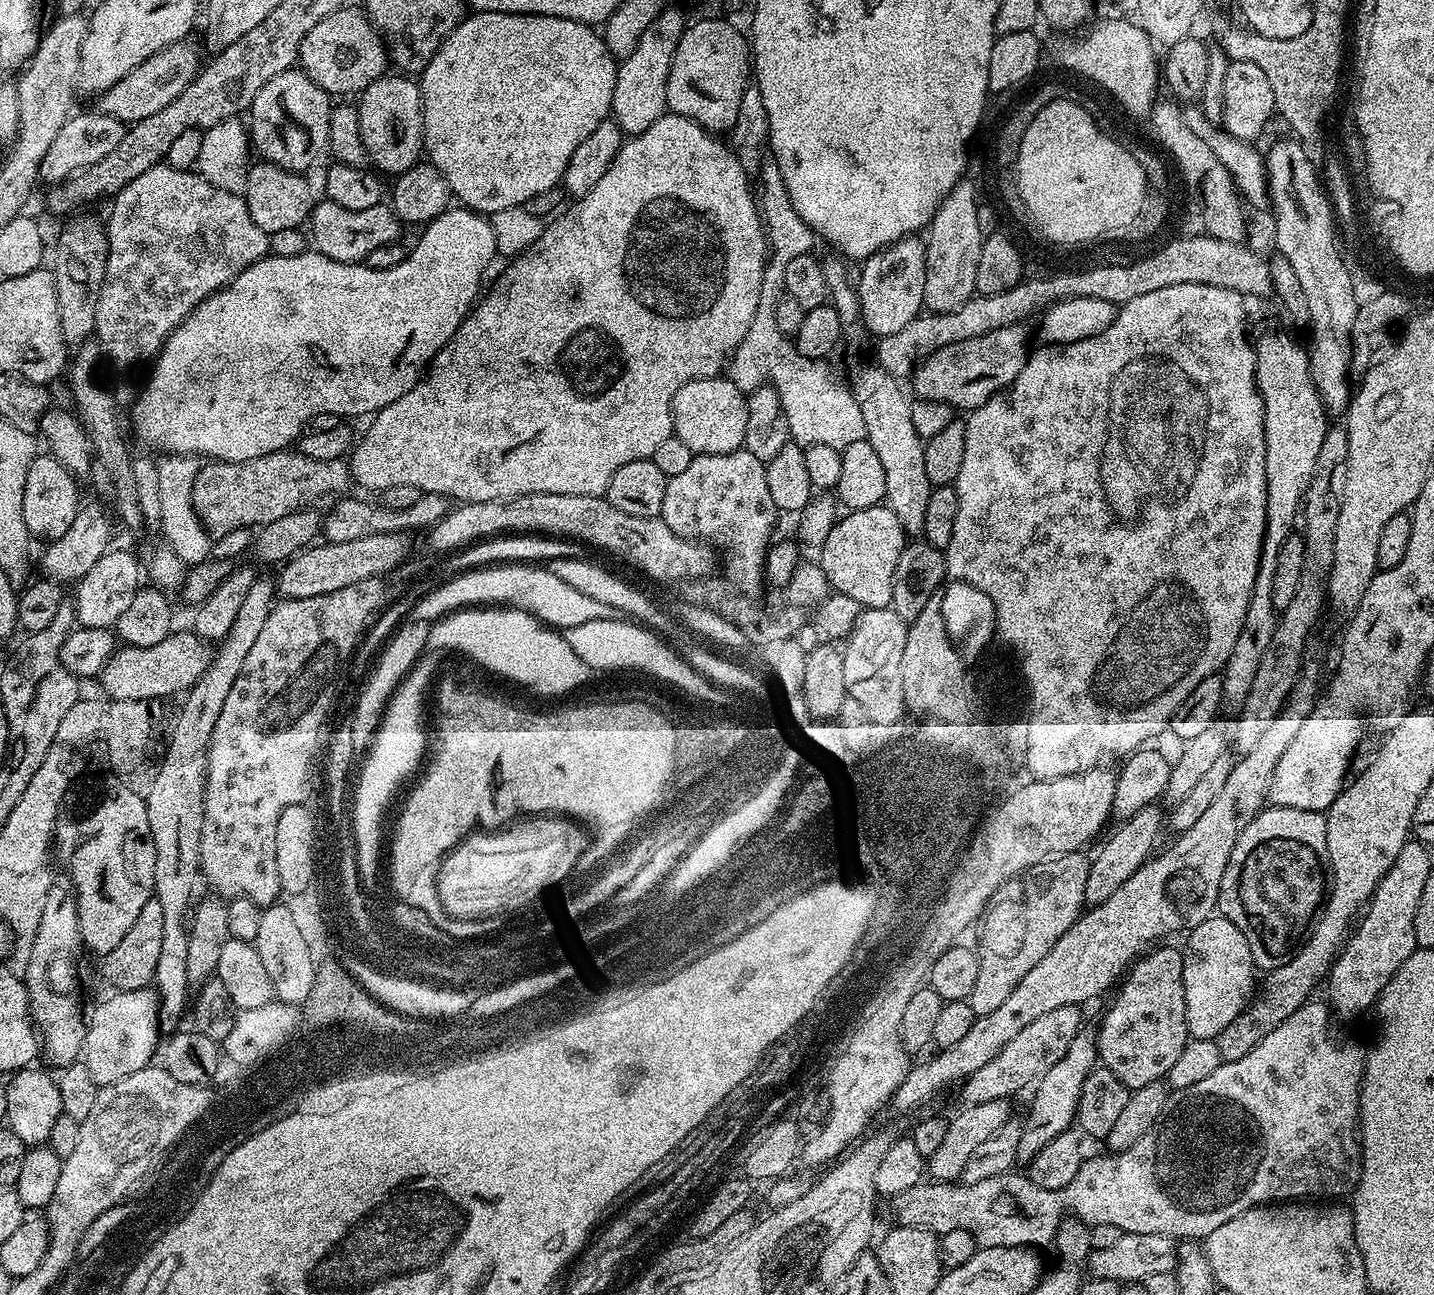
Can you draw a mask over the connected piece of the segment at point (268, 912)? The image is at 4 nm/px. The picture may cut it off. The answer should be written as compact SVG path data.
M287 903L269 904L260 913L258 934L254 945L261 963L270 978L272 995L284 1004L302 1005L309 998L308 988L312 986L313 965L317 957L308 946L309 937L303 927L294 918L291 907Z

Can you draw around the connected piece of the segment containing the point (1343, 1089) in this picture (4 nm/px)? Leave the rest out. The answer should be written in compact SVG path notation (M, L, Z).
M1309 999L1278 1030L1273 1030L1246 1054L1237 1060L1225 1060L1210 1074L1207 1078L1202 1078L1202 1082L1197 1082L1194 1086L1173 1091L1169 1095L1164 1111L1130 1146L1121 1152L1112 1152L1108 1156L1089 1155L1084 1161L1084 1165L1074 1174L1074 1179L1070 1181L1070 1186L1062 1190L1042 1190L1033 1180L1029 1180L1027 1175L1013 1170L1003 1172L994 1178L982 1178L982 1182L965 1184L963 1182L921 1182L915 1188L911 1188L899 1197L896 1208L897 1221L900 1224L909 1224L915 1228L925 1228L935 1232L937 1237L946 1234L950 1230L966 1230L976 1240L981 1248L1030 1248L1033 1250L1043 1249L1043 1244L1051 1245L1056 1236L1059 1224L1065 1217L1071 1214L1079 1220L1083 1220L1087 1225L1105 1224L1106 1226L1118 1226L1121 1234L1133 1232L1134 1234L1166 1234L1173 1238L1203 1238L1209 1236L1218 1226L1230 1222L1238 1214L1242 1214L1247 1208L1259 1208L1267 1206L1273 1202L1300 1202L1305 1198L1316 1198L1312 1196L1328 1196L1324 1198L1348 1198L1355 1192L1360 1181L1360 1084L1364 1081L1364 1057L1365 1049L1359 1048L1352 1040L1343 1040L1338 1033L1332 1029L1333 1013L1329 1005L1323 999Z

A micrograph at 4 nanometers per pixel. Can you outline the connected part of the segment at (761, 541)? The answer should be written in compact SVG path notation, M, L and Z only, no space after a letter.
M741 450L730 454L693 455L685 472L668 477L666 498L662 498L659 519L664 520L666 526L682 538L699 540L721 553L724 551L728 557L725 560L723 557L722 570L724 566L723 575L731 587L745 594L756 594L760 587L765 587L764 559L774 540L772 531L776 528L778 513L774 498L770 498L770 489L766 486L766 464L754 458L753 454Z

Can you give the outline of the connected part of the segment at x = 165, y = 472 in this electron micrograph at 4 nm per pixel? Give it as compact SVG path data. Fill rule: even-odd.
M176 453L163 455L157 461L158 495L161 503L158 526L166 538L165 543L186 566L200 564L211 555L212 538L202 527L192 506L193 484L198 468L199 463L195 457Z

